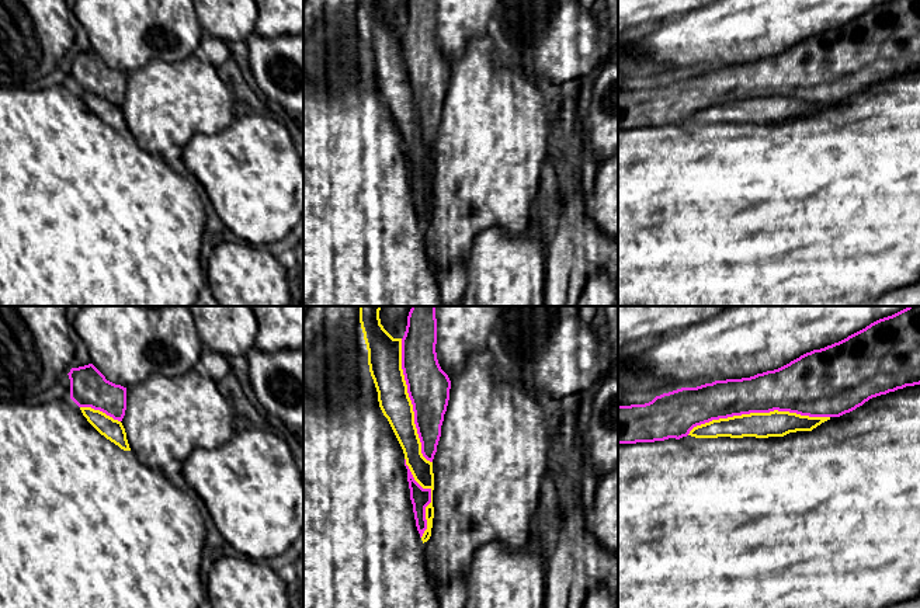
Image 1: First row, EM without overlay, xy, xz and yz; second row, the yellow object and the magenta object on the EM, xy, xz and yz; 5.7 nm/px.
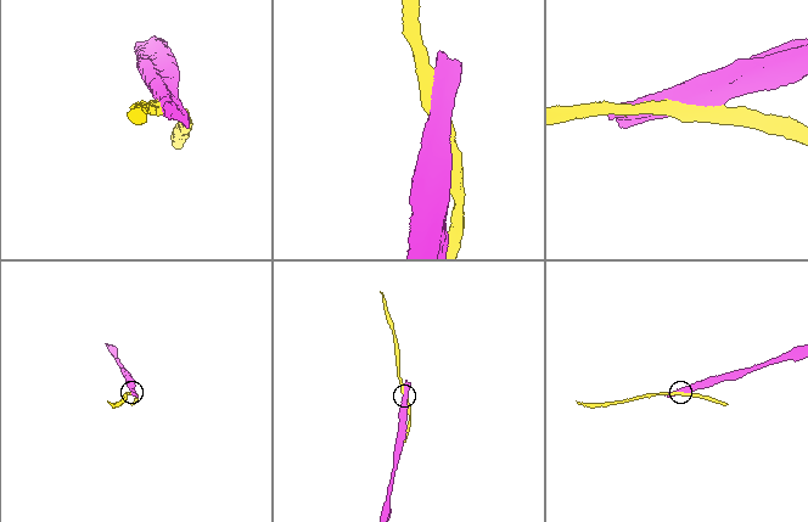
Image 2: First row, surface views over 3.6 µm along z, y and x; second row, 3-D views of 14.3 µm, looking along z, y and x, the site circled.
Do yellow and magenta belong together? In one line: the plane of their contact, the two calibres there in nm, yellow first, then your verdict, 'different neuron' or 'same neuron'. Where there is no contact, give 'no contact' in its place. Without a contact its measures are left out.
meets yellow in yz; 150 nm thick on the yellow side, 280 nm on the other; different neuron

